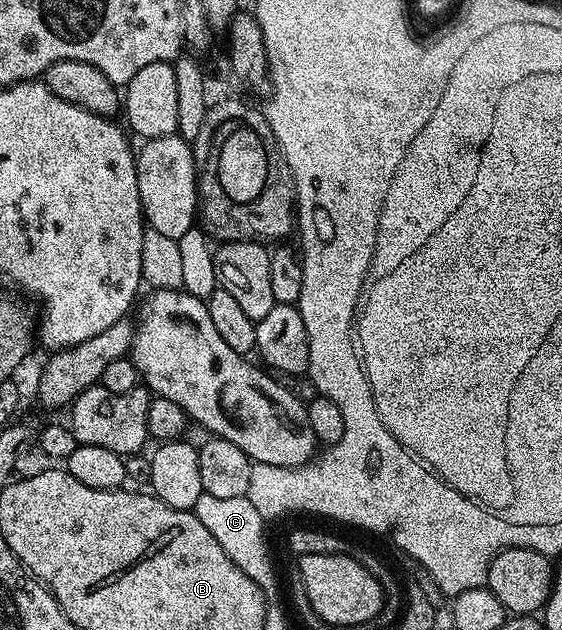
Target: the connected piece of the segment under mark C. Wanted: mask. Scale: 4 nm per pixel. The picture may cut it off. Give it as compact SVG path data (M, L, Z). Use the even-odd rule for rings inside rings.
M202 493L192 511L204 527L208 527L208 531L216 536L217 542L224 548L228 557L260 587L265 595L266 609L278 609L278 613L288 613L280 598L278 579L266 541L263 521L265 518L262 511L253 506L250 498L247 496L217 498L214 495Z

